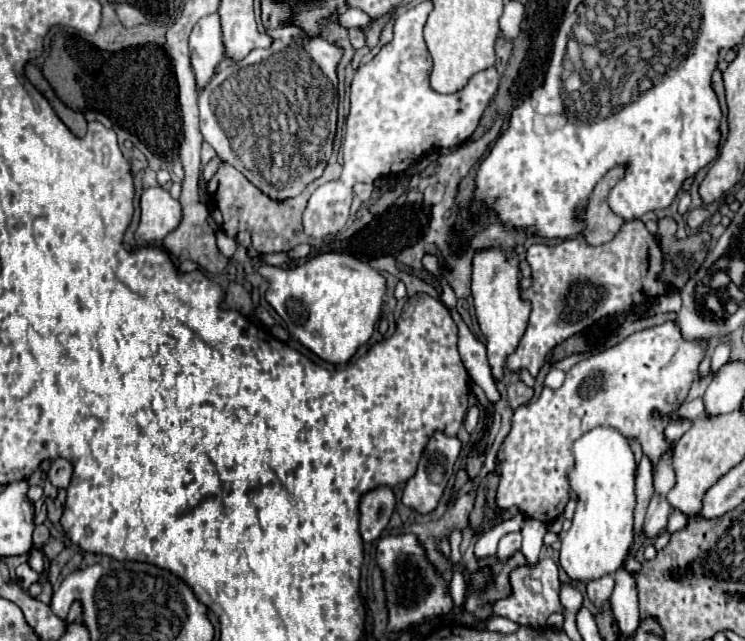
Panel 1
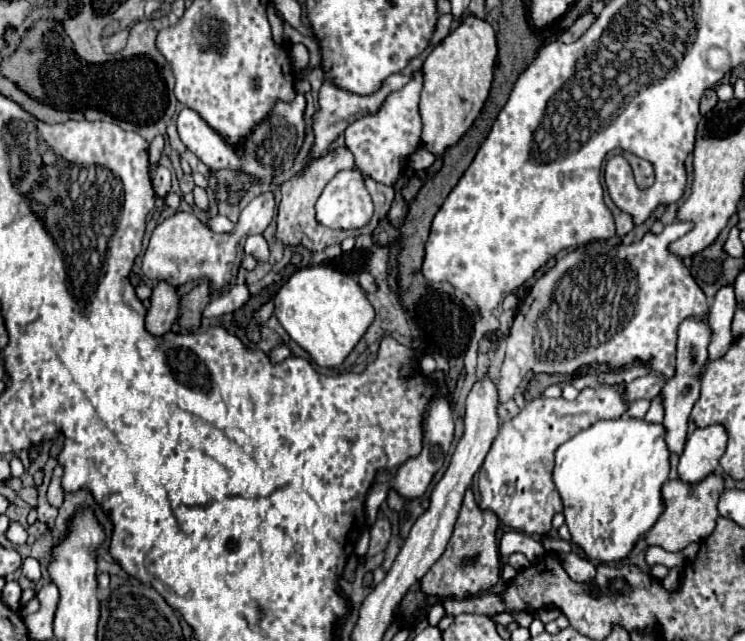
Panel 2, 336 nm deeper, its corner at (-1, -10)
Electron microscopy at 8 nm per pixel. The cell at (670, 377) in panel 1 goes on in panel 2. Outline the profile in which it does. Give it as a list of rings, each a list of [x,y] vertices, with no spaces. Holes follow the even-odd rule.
[[[599,385],[583,389],[577,399],[567,401],[537,397],[525,405],[525,409],[511,421],[501,425],[497,439],[493,441],[485,463],[479,471],[479,507],[493,511],[499,521],[521,533],[549,533],[551,519],[563,509],[559,493],[553,485],[553,457],[561,443],[575,437],[579,431],[591,427],[601,419],[619,419],[629,409],[625,389]]]

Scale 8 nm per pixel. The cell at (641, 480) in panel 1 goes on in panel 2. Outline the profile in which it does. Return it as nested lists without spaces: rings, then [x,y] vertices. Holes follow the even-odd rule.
[[[657,397],[651,401],[651,407],[649,407],[647,415],[645,415],[645,421],[647,423],[661,423],[663,421],[663,407],[661,407]]]

